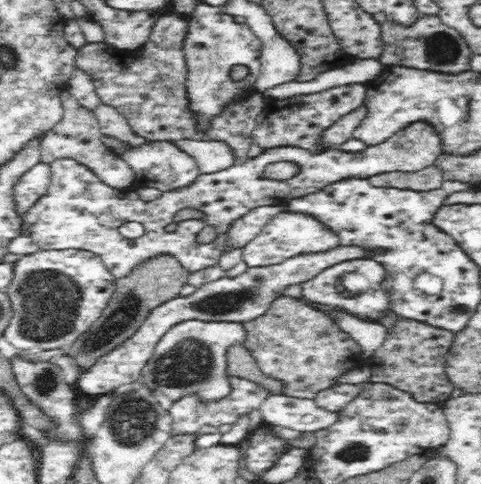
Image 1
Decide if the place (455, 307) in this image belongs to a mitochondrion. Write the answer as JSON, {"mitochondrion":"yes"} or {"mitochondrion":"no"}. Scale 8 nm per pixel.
{"mitochondrion":"yes"}

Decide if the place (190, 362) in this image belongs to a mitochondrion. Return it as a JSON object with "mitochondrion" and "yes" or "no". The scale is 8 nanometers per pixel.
{"mitochondrion":"yes"}

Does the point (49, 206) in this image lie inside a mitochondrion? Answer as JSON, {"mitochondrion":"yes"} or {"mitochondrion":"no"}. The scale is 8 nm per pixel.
{"mitochondrion":"no"}

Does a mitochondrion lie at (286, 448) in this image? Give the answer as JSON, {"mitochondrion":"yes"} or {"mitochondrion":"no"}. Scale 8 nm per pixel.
{"mitochondrion":"no"}

